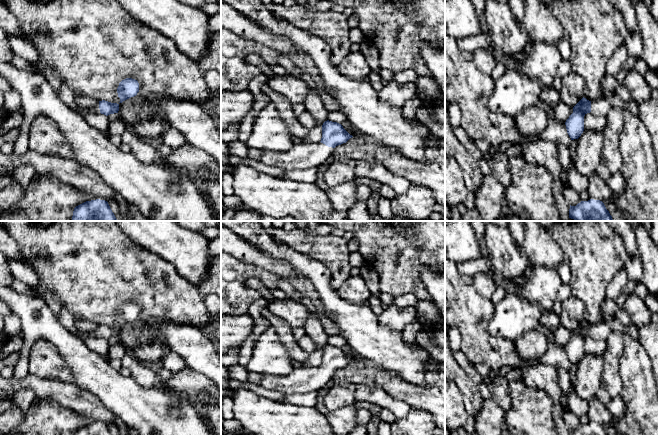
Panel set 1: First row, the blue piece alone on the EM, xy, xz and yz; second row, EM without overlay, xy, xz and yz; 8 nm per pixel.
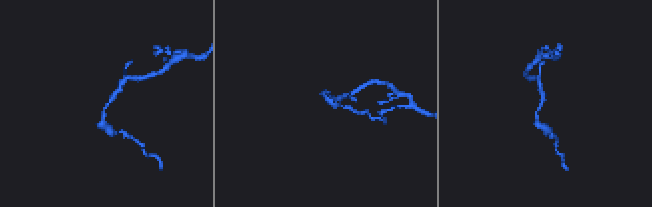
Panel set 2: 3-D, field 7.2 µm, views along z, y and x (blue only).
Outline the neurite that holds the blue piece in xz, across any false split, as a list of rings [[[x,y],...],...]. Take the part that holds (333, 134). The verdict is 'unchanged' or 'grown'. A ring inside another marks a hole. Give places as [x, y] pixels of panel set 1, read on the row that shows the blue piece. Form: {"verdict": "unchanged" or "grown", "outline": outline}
{"verdict": "grown", "outline": [[[327,120],[322,125],[320,142],[312,144],[301,142],[284,152],[261,150],[260,161],[267,166],[286,171],[318,168],[336,146],[346,143],[352,137],[341,124]]]}

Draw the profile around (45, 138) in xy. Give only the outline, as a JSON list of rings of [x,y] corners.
[[[37,116],[33,120],[30,127],[28,150],[41,155],[74,158],[70,144],[56,123],[45,116]]]

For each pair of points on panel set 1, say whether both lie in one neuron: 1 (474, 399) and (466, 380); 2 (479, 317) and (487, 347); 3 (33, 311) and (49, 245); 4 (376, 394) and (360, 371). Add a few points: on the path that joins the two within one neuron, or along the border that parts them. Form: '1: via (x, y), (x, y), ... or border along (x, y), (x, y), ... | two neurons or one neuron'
1: via (471, 394), (467, 385) | one neuron
2: via (479, 324), (480, 340) | one neuron
3: border along (35, 295), (42, 299) | two neurons
4: border along (356, 384), (378, 386), (392, 397) | two neurons

